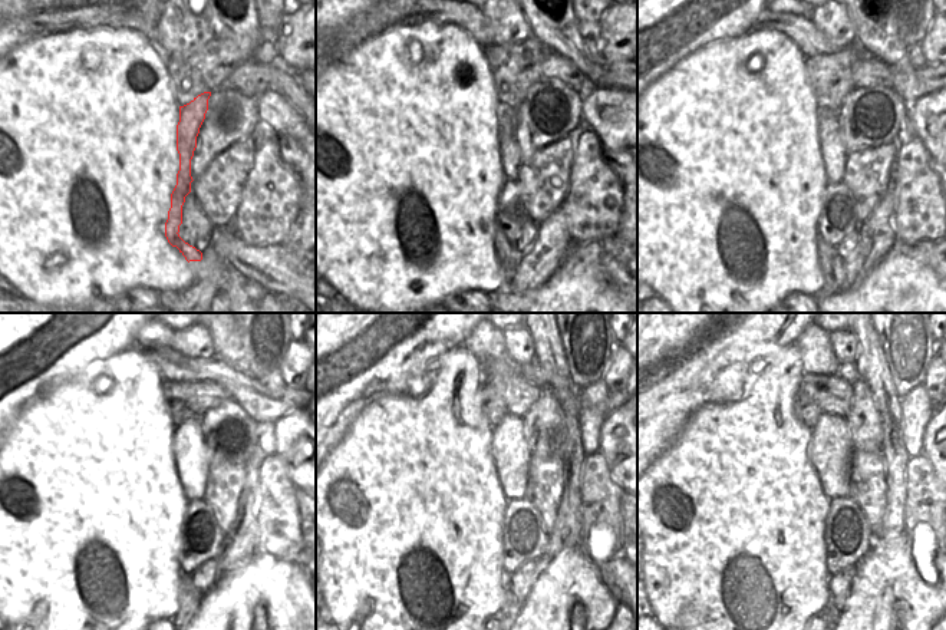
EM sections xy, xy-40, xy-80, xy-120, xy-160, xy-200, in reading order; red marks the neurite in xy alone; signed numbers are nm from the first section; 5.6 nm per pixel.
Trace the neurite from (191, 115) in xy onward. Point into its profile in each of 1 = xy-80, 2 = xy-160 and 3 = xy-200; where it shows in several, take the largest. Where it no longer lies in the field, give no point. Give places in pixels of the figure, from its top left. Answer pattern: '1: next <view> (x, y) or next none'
1: next xy-80 (831, 266)
2: next xy-160 (510, 604)
3: next xy-200 (827, 604)

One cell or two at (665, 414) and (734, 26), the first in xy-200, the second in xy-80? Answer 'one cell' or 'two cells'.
one cell

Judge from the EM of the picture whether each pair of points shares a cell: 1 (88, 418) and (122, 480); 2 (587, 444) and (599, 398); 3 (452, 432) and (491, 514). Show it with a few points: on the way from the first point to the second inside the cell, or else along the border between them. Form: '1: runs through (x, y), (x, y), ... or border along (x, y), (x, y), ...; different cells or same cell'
1: runs through (88, 434), (88, 445), (106, 464); same cell
2: runs through (590, 432), (592, 409); same cell
3: runs through (452, 452), (452, 475), (471, 494); same cell

